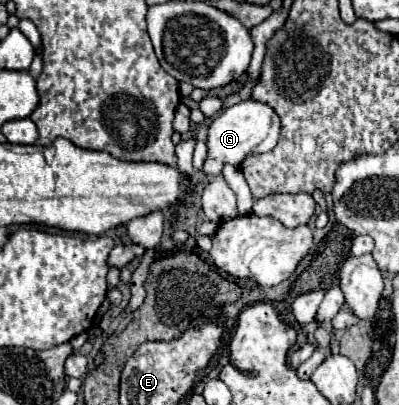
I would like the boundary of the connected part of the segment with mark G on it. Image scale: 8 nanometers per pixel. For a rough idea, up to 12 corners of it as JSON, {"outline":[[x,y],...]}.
{"outline":[[244,99],[208,129],[206,175],[268,153],[280,117],[268,103]]}

